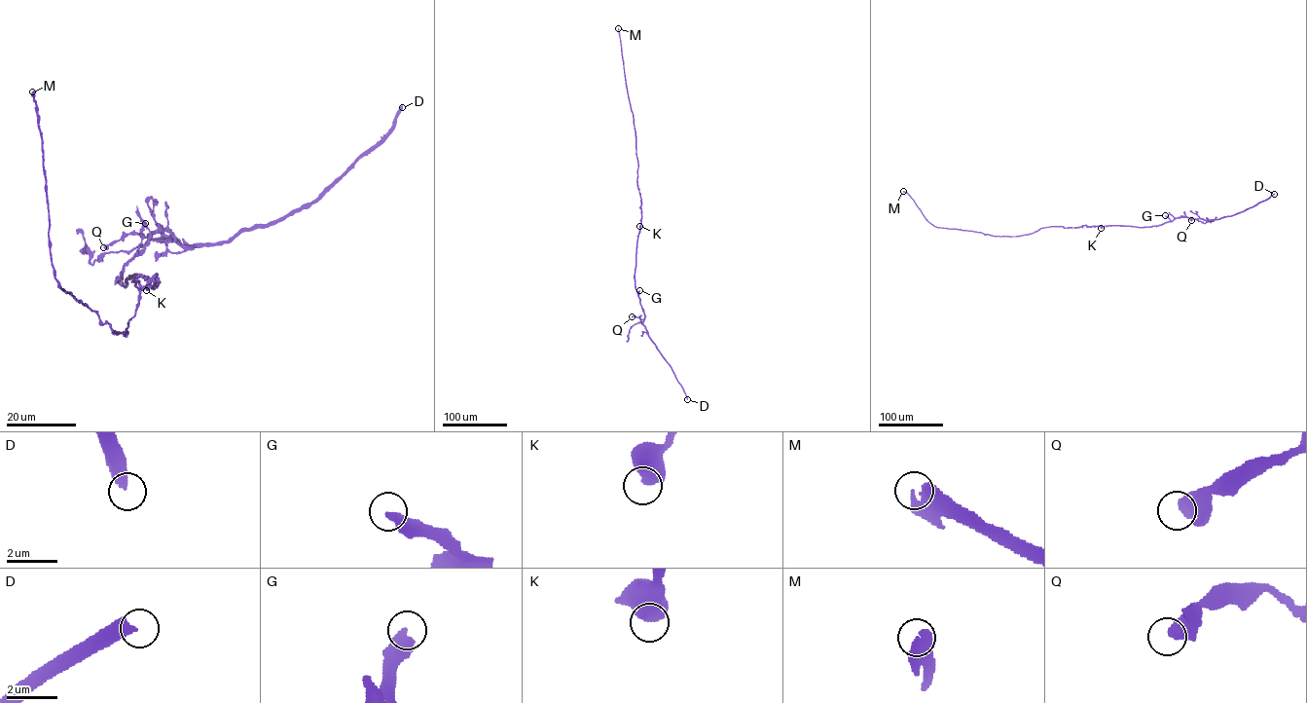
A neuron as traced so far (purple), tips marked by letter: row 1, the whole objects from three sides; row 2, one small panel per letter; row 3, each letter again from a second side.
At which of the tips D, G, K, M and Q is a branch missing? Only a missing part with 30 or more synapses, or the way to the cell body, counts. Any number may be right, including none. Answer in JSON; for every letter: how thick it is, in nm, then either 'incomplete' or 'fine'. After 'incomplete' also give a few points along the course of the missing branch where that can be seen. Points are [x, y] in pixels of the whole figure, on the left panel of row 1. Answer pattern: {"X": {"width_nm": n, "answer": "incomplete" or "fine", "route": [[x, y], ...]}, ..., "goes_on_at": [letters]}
{"D": {"width_nm": 460, "answer": "fine"}, "G": {"width_nm": 400, "answer": "fine"}, "K": {"width_nm": 650, "answer": "fine"}, "M": {"width_nm": 320, "answer": "incomplete"}, "Q": {"width_nm": 550, "answer": "fine"}, "goes_on_at": ["M"]}

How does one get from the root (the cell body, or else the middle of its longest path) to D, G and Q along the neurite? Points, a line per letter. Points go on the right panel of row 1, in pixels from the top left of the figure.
D: (1089, 226), (1149, 227), (1183, 217), (1217, 219), (1252, 207), (1274, 194)
G: (1089, 226), (1158, 226), (1170, 220), (1165, 215)
Q: (1089, 226), (1143, 227), (1180, 217), (1194, 218), (1191, 220)

